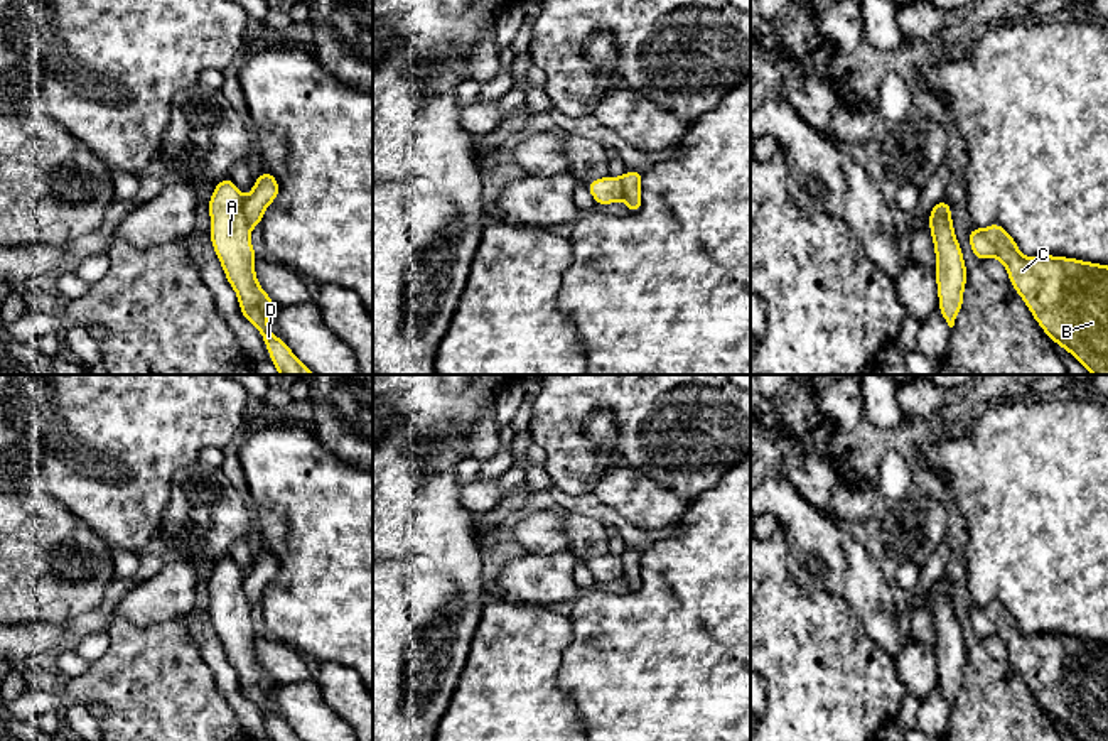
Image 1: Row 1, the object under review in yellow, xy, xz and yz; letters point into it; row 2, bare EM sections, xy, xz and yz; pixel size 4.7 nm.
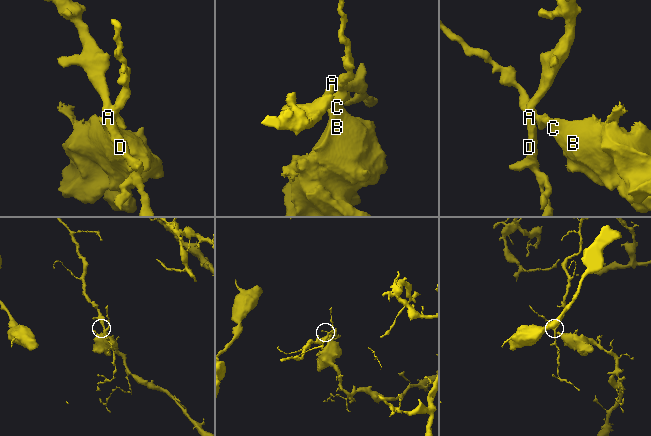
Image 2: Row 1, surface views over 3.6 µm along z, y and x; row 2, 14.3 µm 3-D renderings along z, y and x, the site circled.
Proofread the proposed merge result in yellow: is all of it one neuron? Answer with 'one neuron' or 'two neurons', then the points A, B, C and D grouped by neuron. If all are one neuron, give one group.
two neurons; A D / B C

